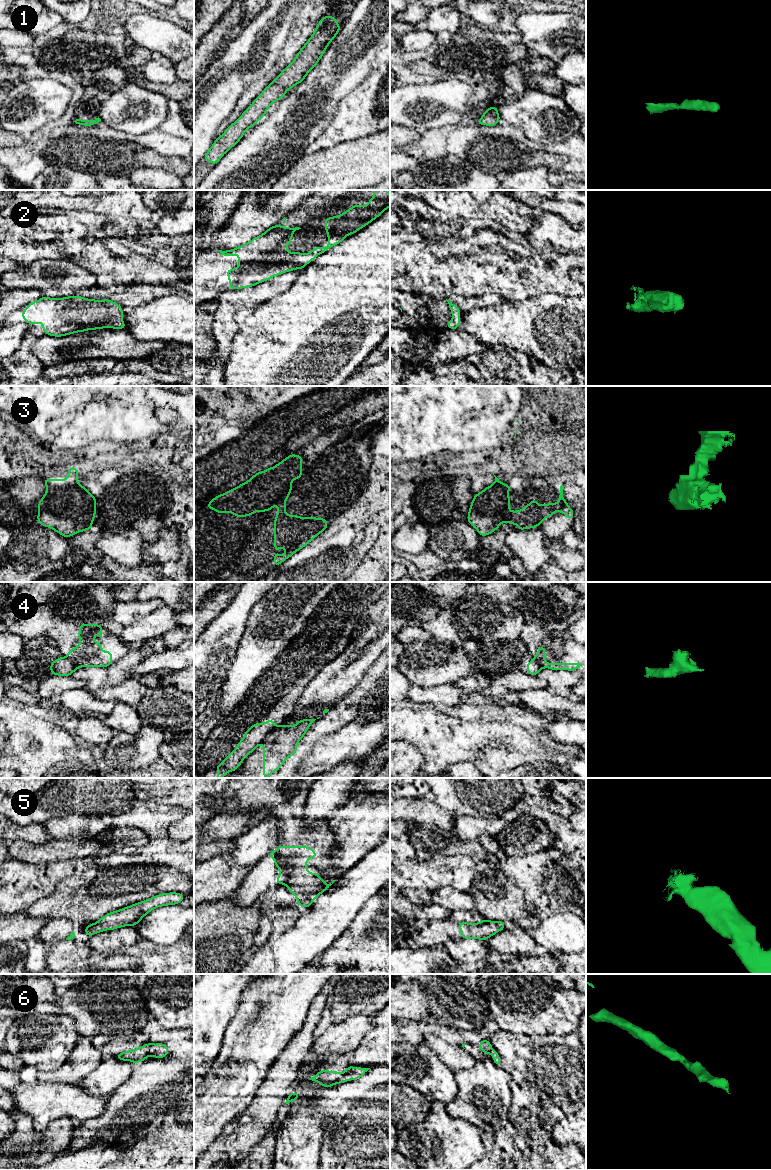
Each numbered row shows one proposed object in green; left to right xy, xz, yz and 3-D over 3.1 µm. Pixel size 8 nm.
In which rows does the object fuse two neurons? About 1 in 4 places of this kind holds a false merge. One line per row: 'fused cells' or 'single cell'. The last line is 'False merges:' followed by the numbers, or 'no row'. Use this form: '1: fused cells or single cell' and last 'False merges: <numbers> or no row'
1: single cell
2: single cell
3: single cell
4: fused cells
5: single cell
6: single cell
False merges: 4

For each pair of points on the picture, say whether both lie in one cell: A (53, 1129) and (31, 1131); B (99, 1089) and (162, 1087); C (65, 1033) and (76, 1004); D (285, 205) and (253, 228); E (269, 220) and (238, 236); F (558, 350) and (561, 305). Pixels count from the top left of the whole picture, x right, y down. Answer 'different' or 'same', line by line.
A: same
B: different
C: different
D: same
E: same
F: same

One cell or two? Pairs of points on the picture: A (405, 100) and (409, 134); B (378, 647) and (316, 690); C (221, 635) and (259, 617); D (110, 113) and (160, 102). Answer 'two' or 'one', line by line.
A: two
B: one
C: two
D: one

